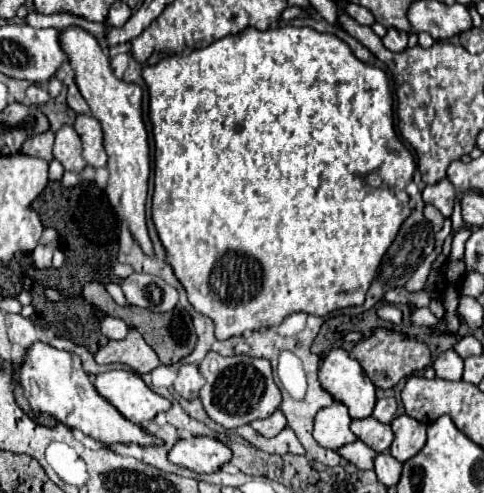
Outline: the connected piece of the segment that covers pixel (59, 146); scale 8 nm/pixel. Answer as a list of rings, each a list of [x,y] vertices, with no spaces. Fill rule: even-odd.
[[[63,124],[55,132],[53,154],[63,164],[65,170],[81,172],[85,168],[85,160],[83,160],[83,154],[81,154],[81,138],[75,132],[75,128],[69,126],[69,124]]]

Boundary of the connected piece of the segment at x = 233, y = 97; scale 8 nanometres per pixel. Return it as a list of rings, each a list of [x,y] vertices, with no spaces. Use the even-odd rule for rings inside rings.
[[[281,26],[265,32],[245,28],[203,50],[167,56],[159,64],[143,68],[143,80],[149,88],[149,118],[155,136],[153,224],[167,250],[167,262],[185,286],[191,306],[213,318],[215,336],[227,340],[245,332],[277,326],[293,312],[325,316],[339,308],[361,306],[383,254],[395,240],[403,220],[411,214],[405,186],[413,178],[415,160],[393,128],[393,96],[387,74],[377,66],[357,60],[349,46],[333,34],[321,34],[313,28]]]

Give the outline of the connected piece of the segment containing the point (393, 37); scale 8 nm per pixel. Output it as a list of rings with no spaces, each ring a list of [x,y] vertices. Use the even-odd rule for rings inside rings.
[[[387,28],[387,34],[381,38],[385,48],[393,52],[401,52],[407,48],[407,32],[401,32],[397,28]]]

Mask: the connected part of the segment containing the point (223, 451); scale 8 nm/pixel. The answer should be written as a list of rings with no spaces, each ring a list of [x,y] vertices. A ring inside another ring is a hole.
[[[197,436],[179,440],[169,452],[169,460],[177,466],[185,466],[199,474],[213,474],[231,460],[231,450],[217,438]]]

